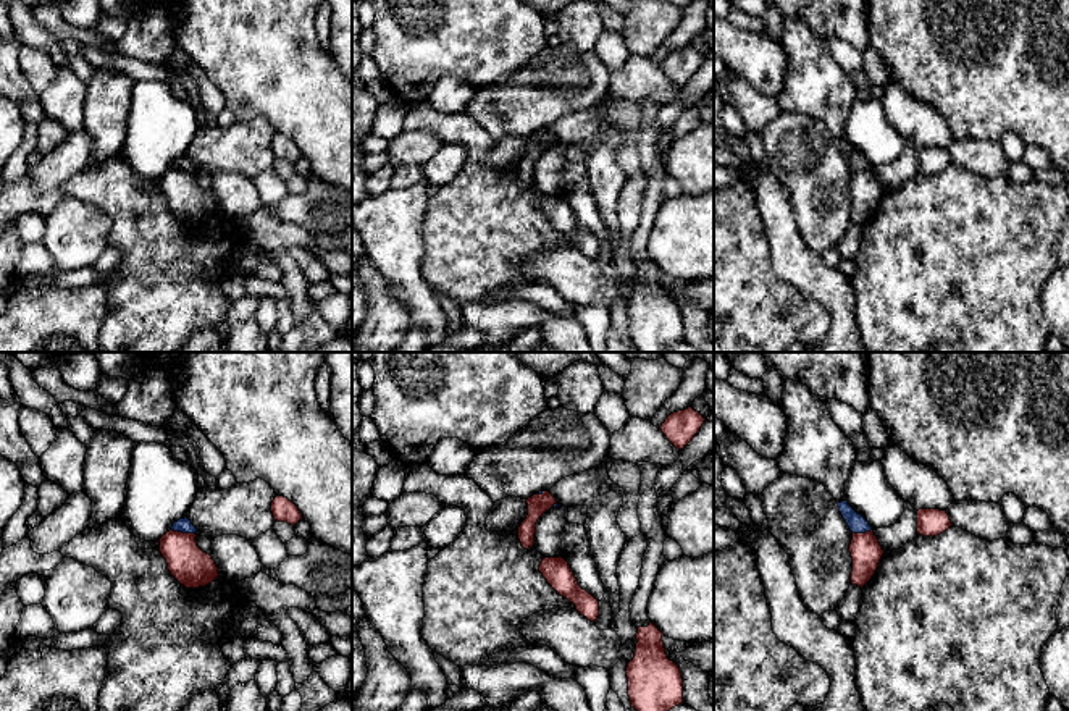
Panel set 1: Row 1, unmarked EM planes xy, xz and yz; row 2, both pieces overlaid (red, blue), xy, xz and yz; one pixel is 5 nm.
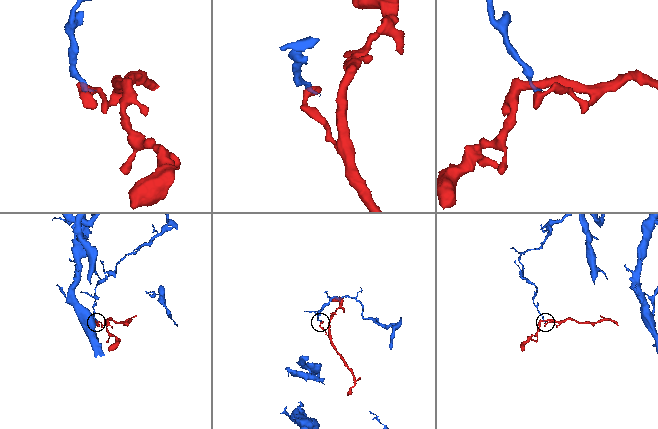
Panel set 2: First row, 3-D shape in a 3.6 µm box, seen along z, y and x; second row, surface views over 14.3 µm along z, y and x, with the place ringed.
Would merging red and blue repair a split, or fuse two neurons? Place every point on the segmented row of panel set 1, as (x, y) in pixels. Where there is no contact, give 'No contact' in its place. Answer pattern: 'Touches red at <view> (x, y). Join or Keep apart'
Touches red at xy (181, 532). Keep apart

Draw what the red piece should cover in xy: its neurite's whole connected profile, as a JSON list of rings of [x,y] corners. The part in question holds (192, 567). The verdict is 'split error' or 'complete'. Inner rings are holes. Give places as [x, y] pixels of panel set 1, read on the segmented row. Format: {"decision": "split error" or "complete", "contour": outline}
{"decision": "complete", "contour": [[[170,530],[160,538],[160,553],[171,575],[186,588],[199,588],[218,578],[218,567],[195,541],[195,533]]]}

